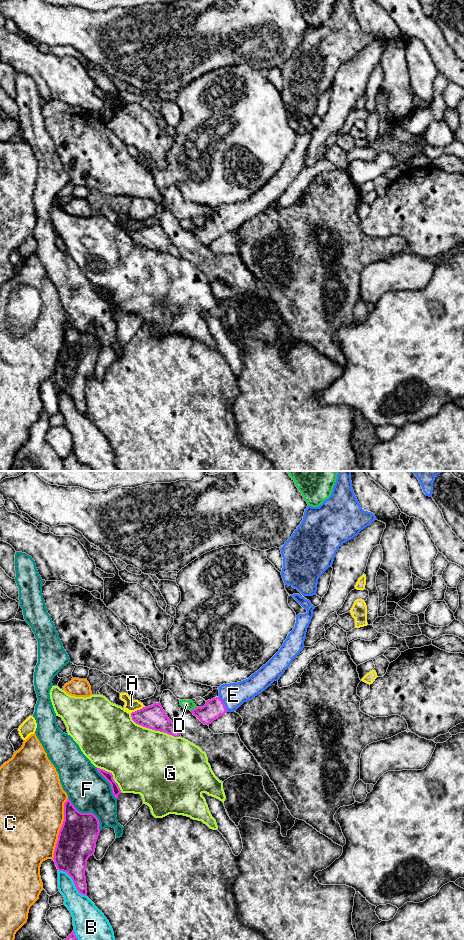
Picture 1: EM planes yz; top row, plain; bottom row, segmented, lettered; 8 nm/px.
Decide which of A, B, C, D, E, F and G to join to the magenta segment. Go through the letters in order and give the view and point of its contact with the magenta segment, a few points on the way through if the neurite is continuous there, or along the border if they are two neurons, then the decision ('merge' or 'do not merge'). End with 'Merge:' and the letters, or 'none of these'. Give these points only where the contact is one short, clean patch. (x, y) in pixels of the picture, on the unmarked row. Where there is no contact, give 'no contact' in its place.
A: contact yz (137, 230); do not merge
B: contact yz (73, 401); do not merge
C: contact yz (61, 348); do not merge
D: contact yz (193, 229); do not merge
E: contact yz (224, 224); way yz (213, 229), (224, 224), (233, 215); merge
F: contact yz (87, 333); do not merge
G: contact yz (152, 249); do not merge
Merge: E

